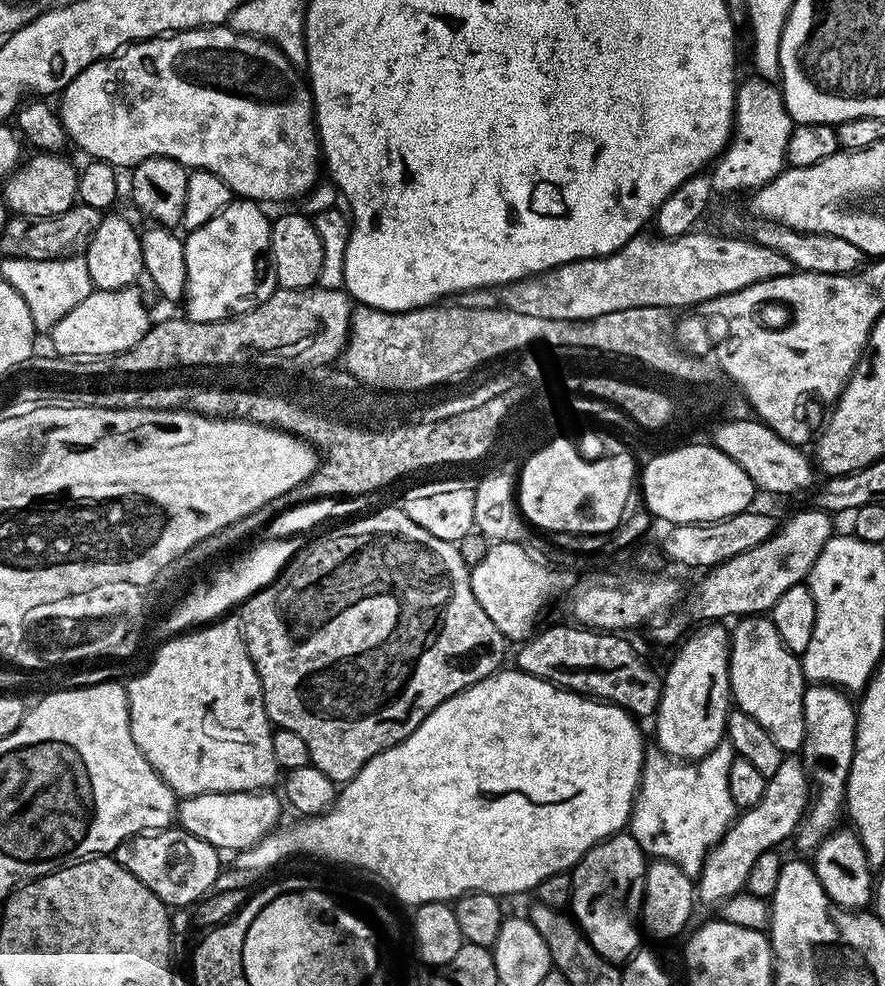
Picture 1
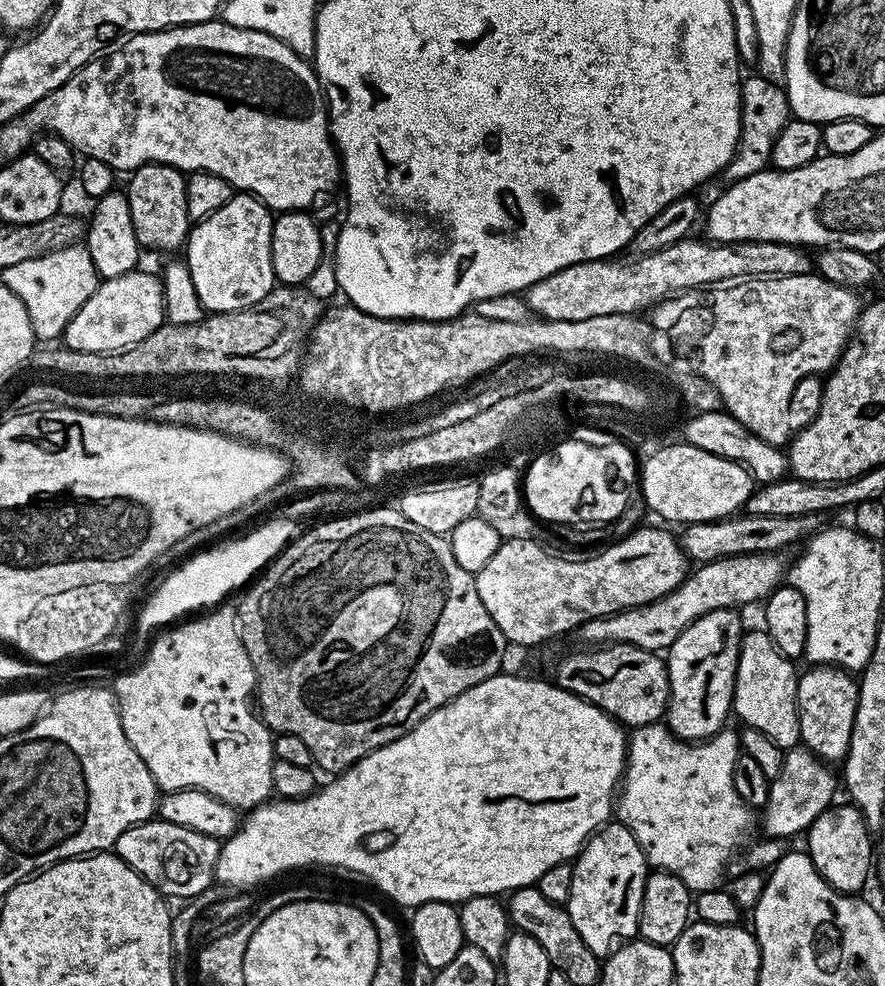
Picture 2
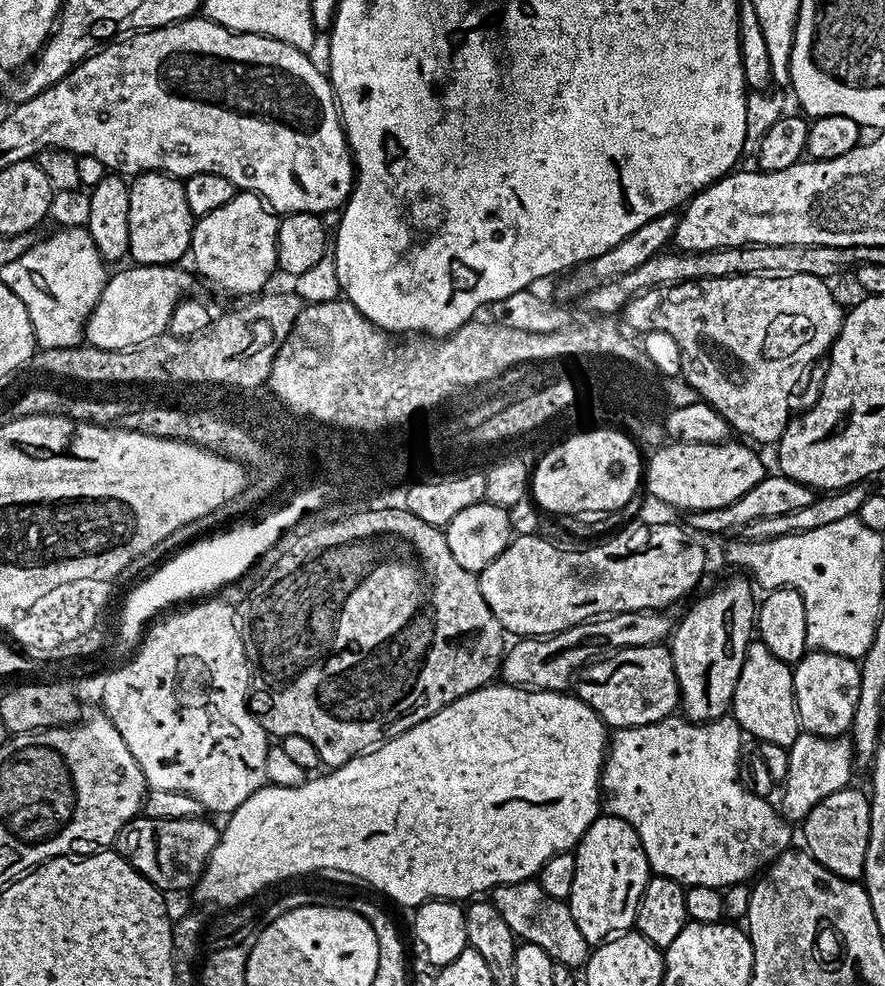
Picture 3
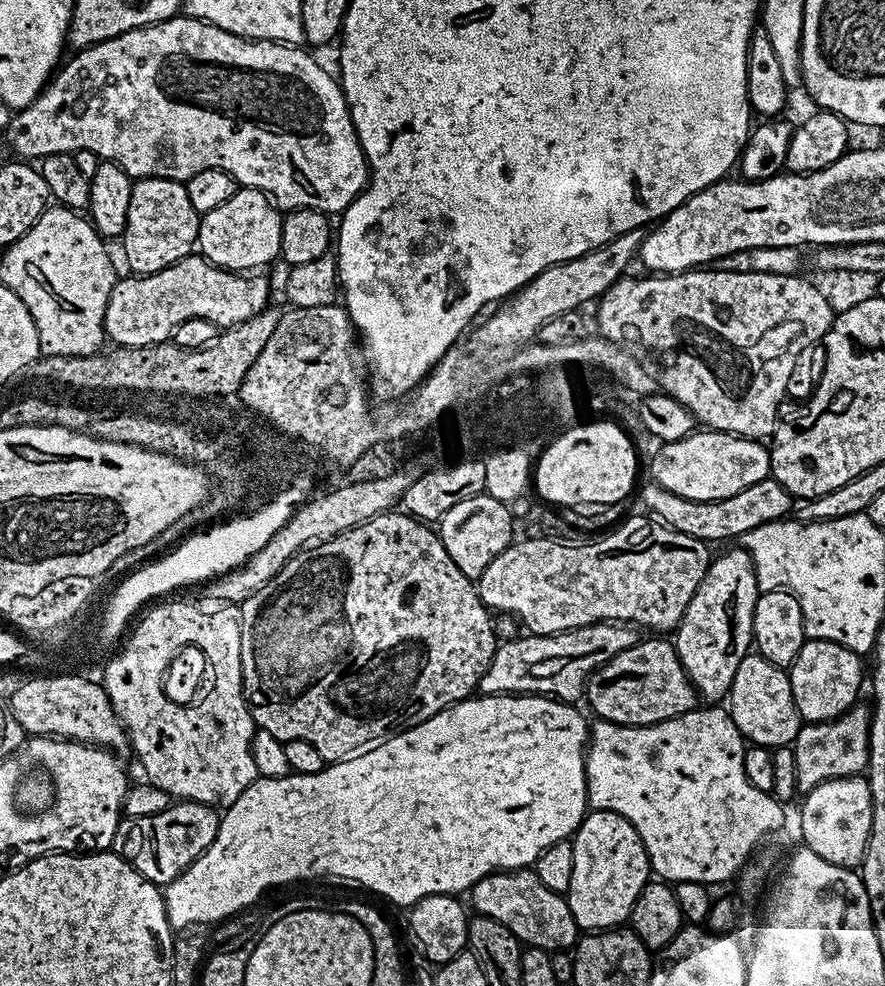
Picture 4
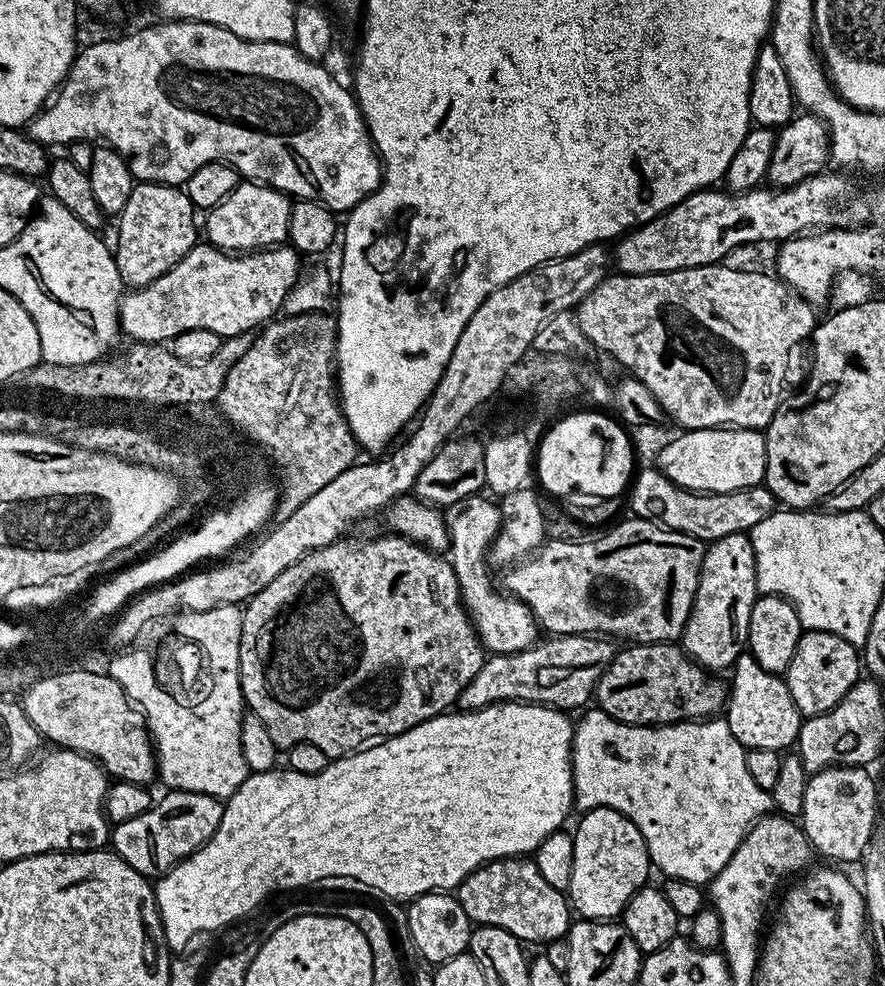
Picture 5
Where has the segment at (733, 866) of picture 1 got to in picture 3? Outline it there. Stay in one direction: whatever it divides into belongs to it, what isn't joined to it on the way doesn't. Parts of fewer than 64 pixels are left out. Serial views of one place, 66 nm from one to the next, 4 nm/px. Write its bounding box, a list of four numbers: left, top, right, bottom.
[779,731,854,822]

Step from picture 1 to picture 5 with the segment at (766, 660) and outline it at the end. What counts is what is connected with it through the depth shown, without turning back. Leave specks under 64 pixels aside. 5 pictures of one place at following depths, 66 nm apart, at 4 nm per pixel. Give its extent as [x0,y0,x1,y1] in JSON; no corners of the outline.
[726,654,802,753]

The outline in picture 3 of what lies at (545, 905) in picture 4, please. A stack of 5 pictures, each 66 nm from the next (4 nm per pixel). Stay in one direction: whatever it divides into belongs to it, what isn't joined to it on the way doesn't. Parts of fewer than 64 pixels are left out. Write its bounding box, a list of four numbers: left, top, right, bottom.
[490,879,590,969]

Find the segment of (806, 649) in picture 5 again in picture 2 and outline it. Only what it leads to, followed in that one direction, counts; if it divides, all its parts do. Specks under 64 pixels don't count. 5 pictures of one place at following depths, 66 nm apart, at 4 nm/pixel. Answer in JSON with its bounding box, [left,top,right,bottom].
[796,664,860,762]

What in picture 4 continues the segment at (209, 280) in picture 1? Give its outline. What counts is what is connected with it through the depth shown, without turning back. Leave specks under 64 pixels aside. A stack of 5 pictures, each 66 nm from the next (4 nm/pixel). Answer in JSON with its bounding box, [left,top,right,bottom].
[199,187,283,274]

